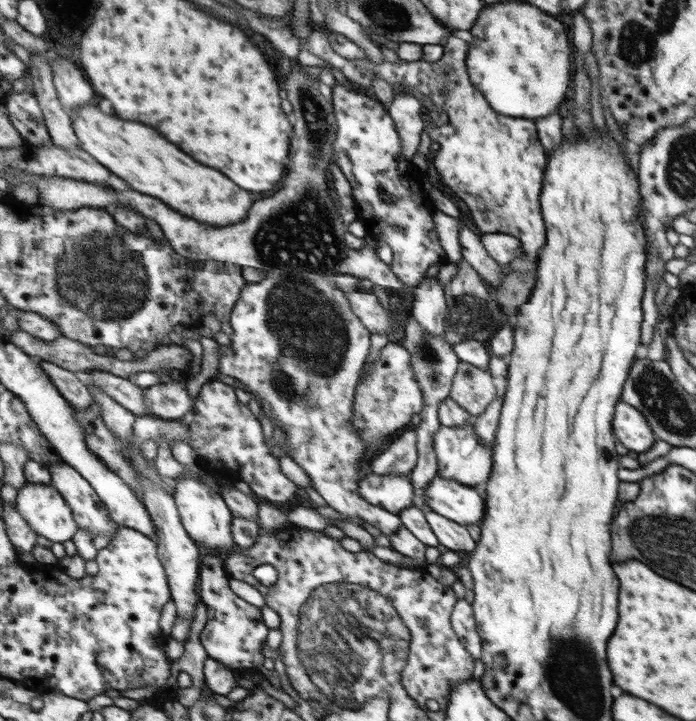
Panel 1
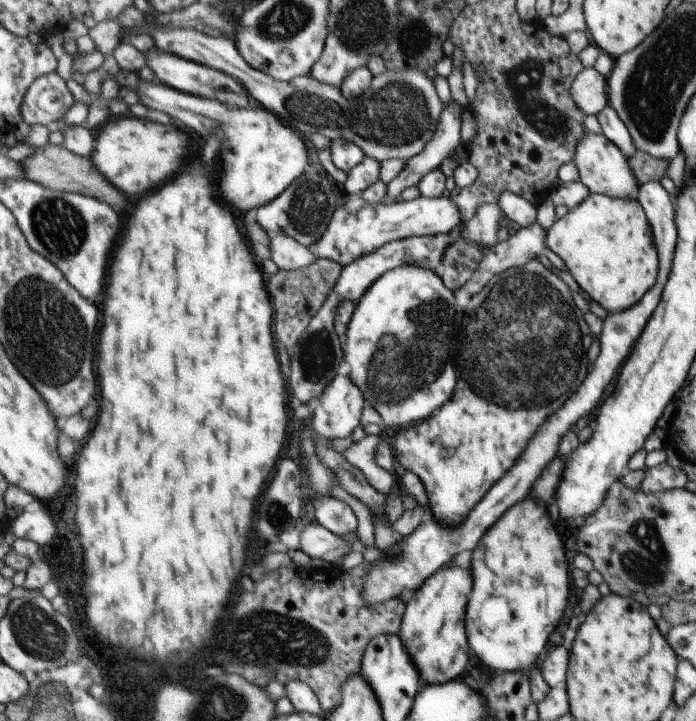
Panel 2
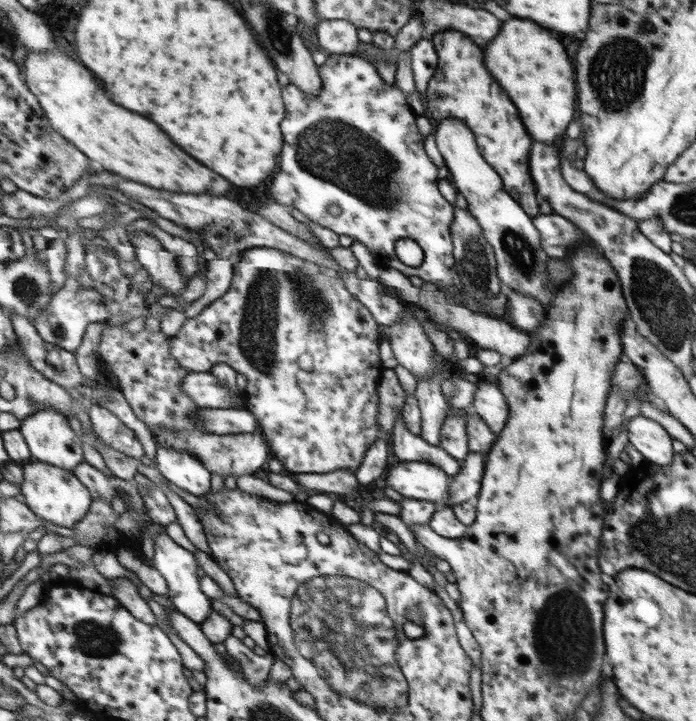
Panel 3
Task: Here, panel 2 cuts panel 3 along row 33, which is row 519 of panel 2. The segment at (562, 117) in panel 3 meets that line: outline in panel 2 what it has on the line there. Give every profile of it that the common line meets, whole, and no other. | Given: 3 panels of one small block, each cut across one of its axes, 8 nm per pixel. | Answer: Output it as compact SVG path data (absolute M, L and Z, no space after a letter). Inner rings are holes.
M531 498L515 504L515 510L507 510L507 514L503 514L503 522L495 522L495 526L483 534L483 542L479 542L479 546L471 552L471 570L475 570L475 576L471 574L471 610L467 610L465 615L465 626L473 654L490 670L499 673L525 672L545 648L569 596L563 546L545 510L537 508Z

